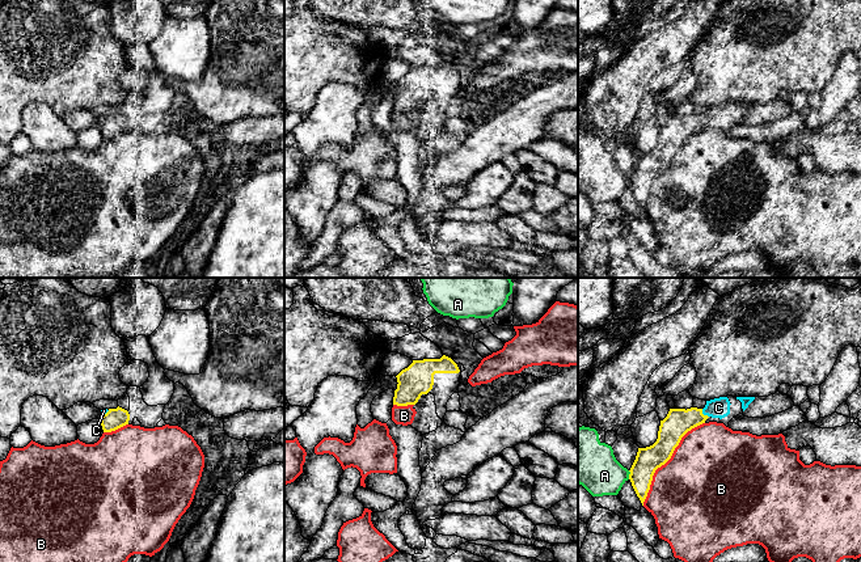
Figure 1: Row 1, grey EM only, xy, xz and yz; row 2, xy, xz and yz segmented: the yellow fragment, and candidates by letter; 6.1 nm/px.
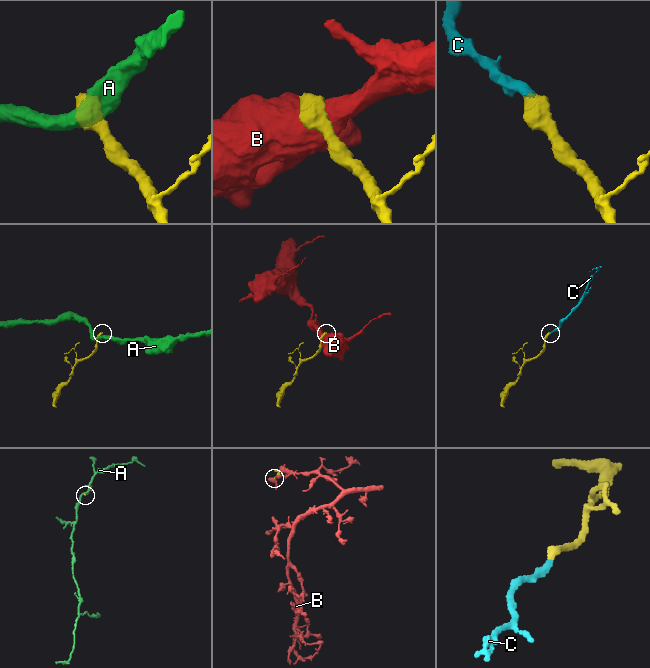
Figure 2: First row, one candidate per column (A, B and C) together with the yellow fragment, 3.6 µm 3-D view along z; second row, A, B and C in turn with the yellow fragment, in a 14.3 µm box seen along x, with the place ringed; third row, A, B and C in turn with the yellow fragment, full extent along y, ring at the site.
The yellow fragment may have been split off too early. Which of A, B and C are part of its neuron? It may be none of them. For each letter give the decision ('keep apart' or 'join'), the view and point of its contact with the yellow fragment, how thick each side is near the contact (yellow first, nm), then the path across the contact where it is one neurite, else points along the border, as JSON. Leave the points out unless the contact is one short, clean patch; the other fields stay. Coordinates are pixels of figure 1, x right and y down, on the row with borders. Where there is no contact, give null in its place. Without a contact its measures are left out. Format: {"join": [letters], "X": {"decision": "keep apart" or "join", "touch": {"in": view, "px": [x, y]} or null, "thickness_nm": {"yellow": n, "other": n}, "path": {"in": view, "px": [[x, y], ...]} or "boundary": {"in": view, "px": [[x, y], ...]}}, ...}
{"join": ["C"], "A": {"decision": "keep apart", "touch": {"in": "yz", "px": [629, 474]}, "thickness_nm": {"yellow": 160, "other": 280}, "boundary": {"in": "yz", "px": [[628, 470], [629, 478]]}}, "B": {"decision": "keep apart", "touch": {"in": "yz", "px": [666, 461]}, "thickness_nm": {"yellow": 160, "other": 500}}, "C": {"decision": "join", "touch": {"in": "yz", "px": [703, 414]}, "thickness_nm": {"yellow": 160, "other": 130}}}

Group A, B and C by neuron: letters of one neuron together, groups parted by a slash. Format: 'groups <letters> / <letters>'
groups A / B / C

